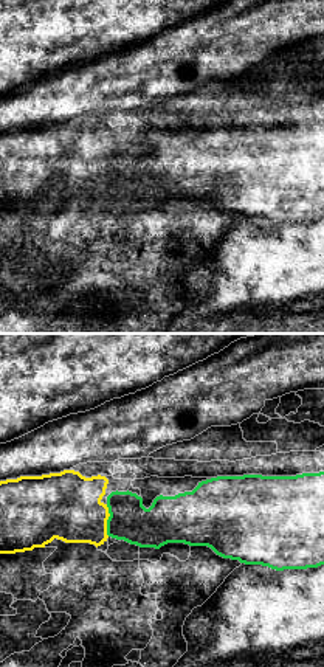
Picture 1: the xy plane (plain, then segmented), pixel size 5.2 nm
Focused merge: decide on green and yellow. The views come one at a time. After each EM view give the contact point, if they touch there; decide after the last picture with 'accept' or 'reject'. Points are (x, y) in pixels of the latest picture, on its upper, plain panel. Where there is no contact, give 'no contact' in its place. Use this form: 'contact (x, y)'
contact (107, 172)

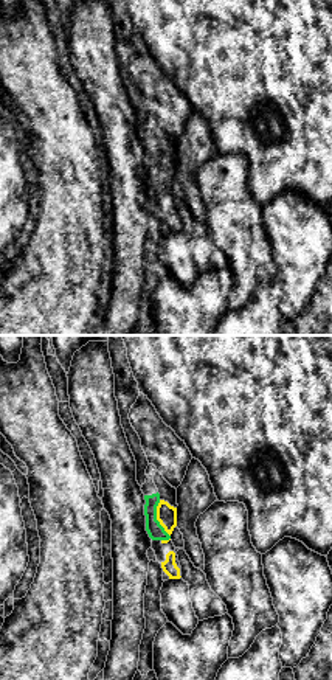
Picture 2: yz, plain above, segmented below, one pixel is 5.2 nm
contact (157, 173)

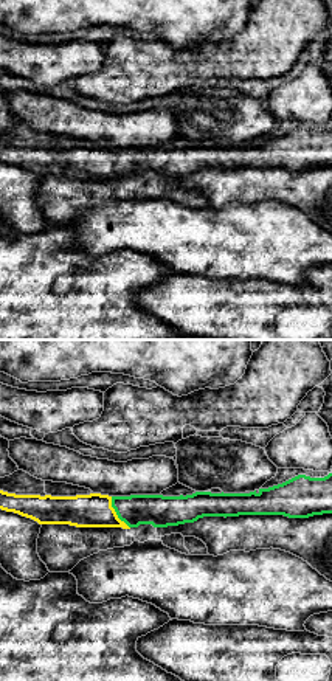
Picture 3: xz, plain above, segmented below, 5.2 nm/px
contact (115, 163)

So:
accept

